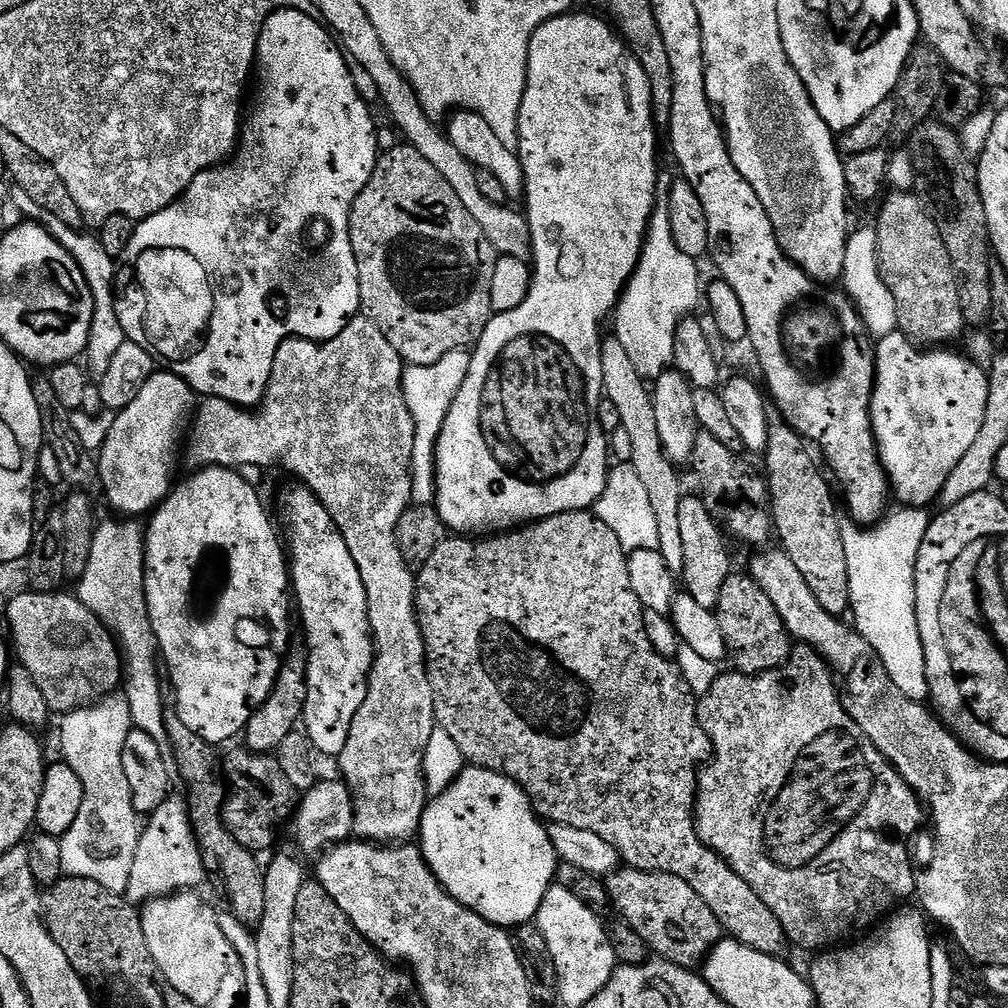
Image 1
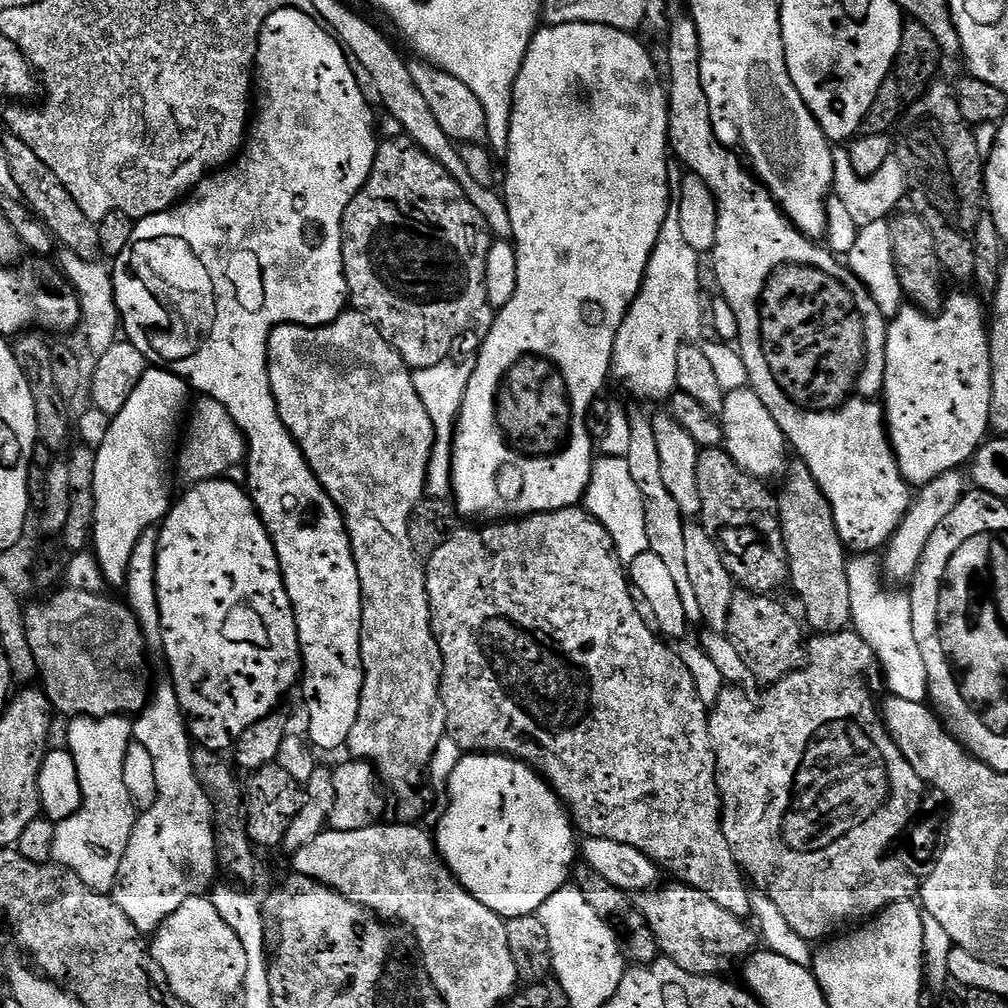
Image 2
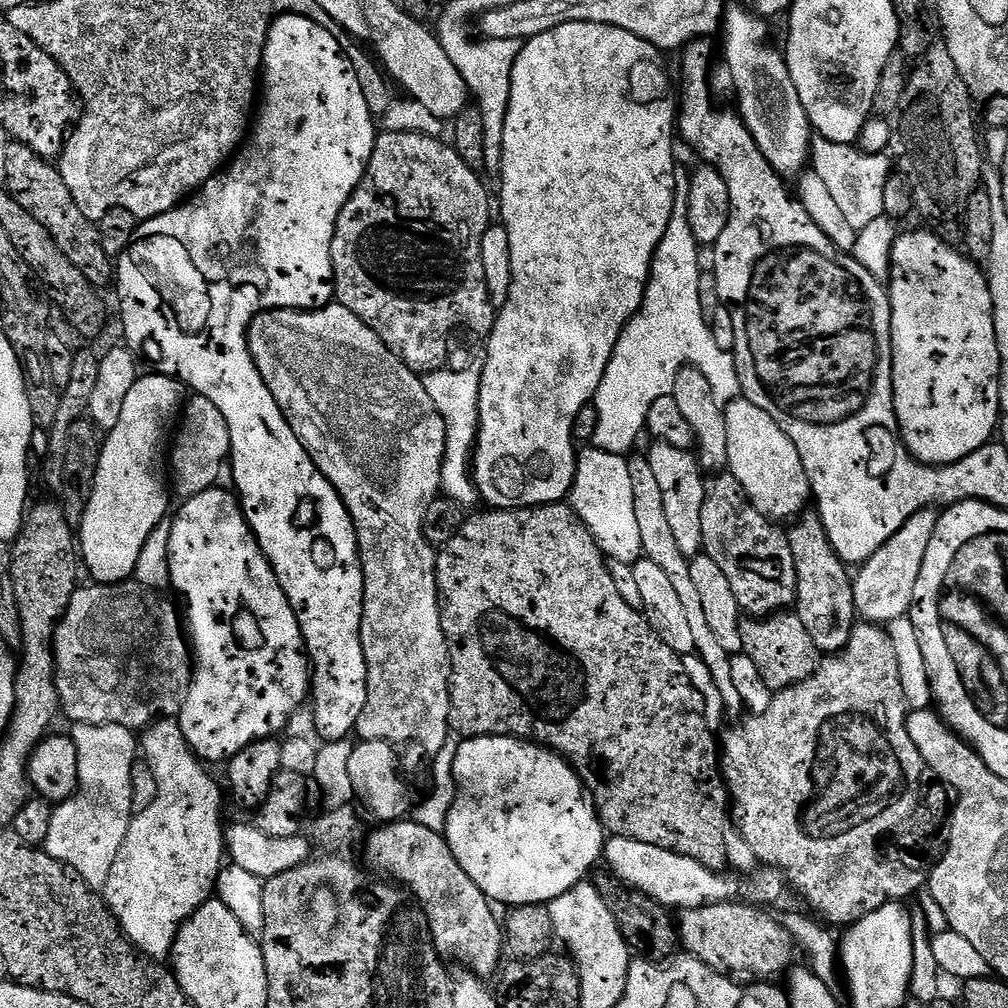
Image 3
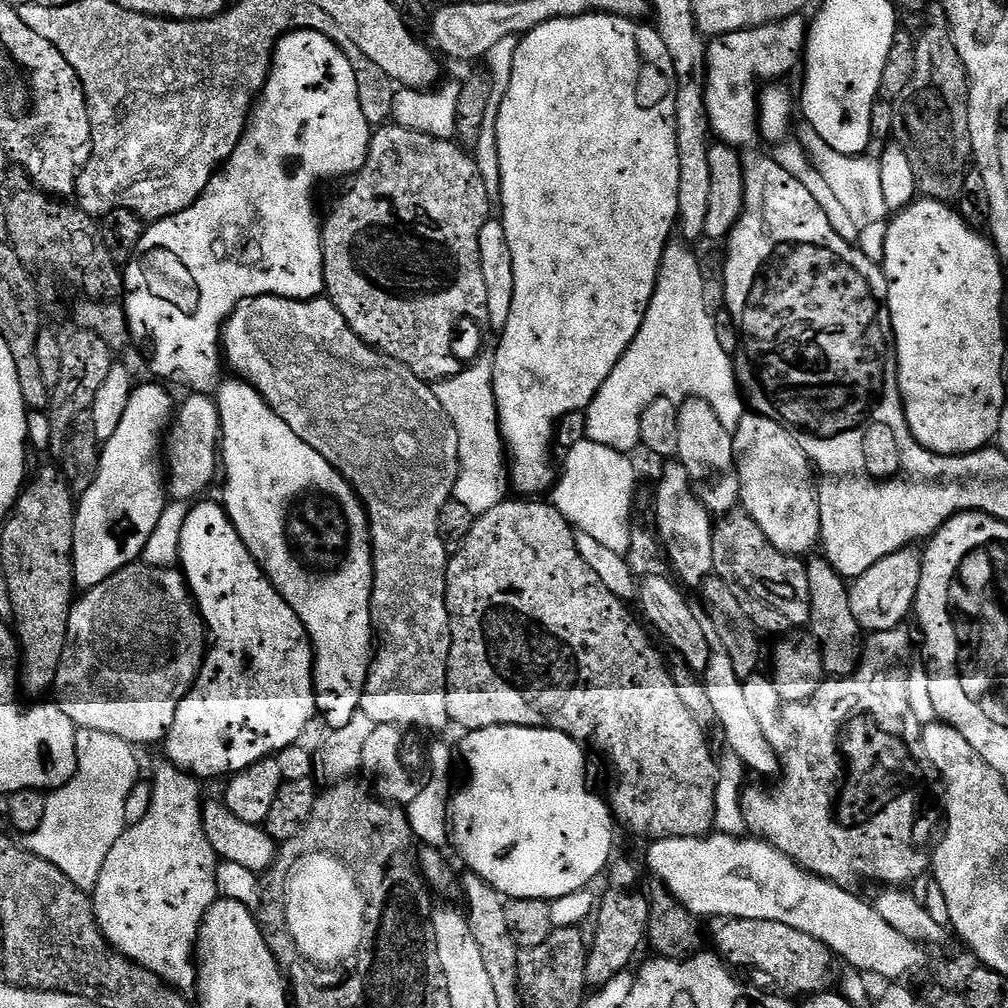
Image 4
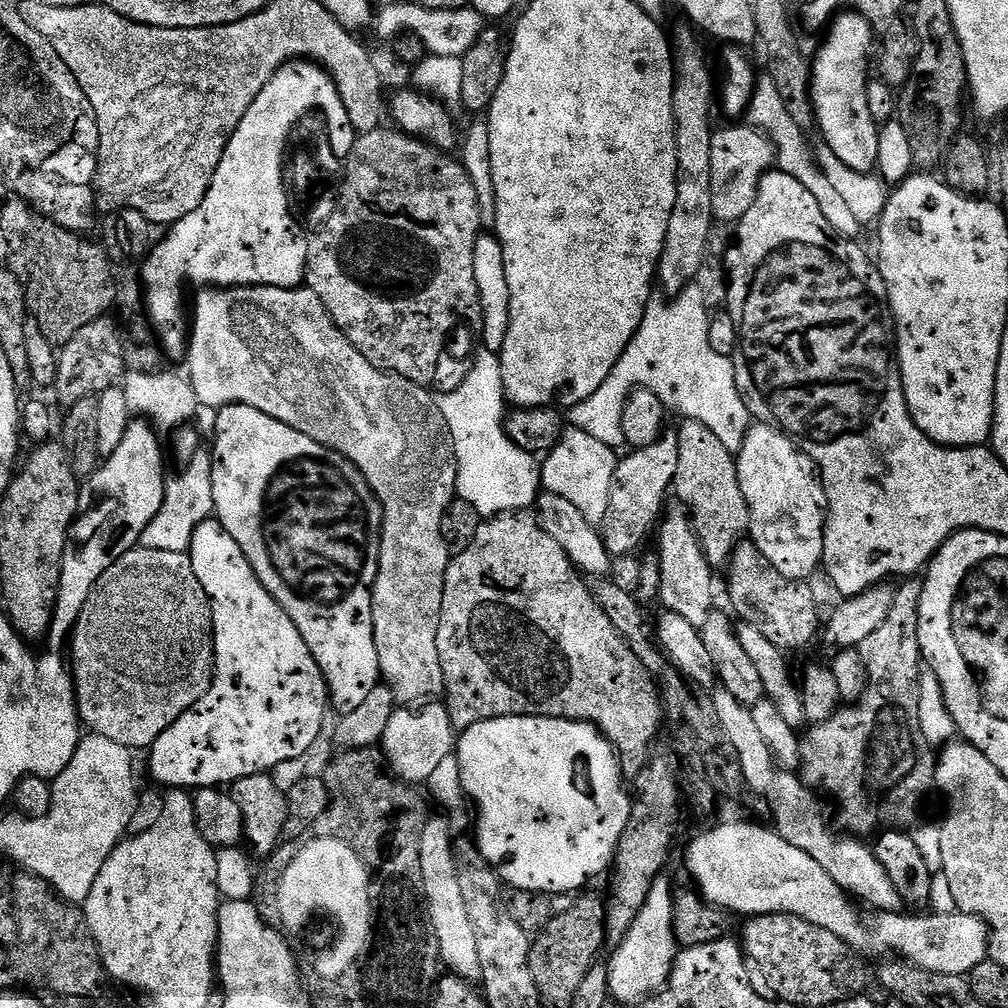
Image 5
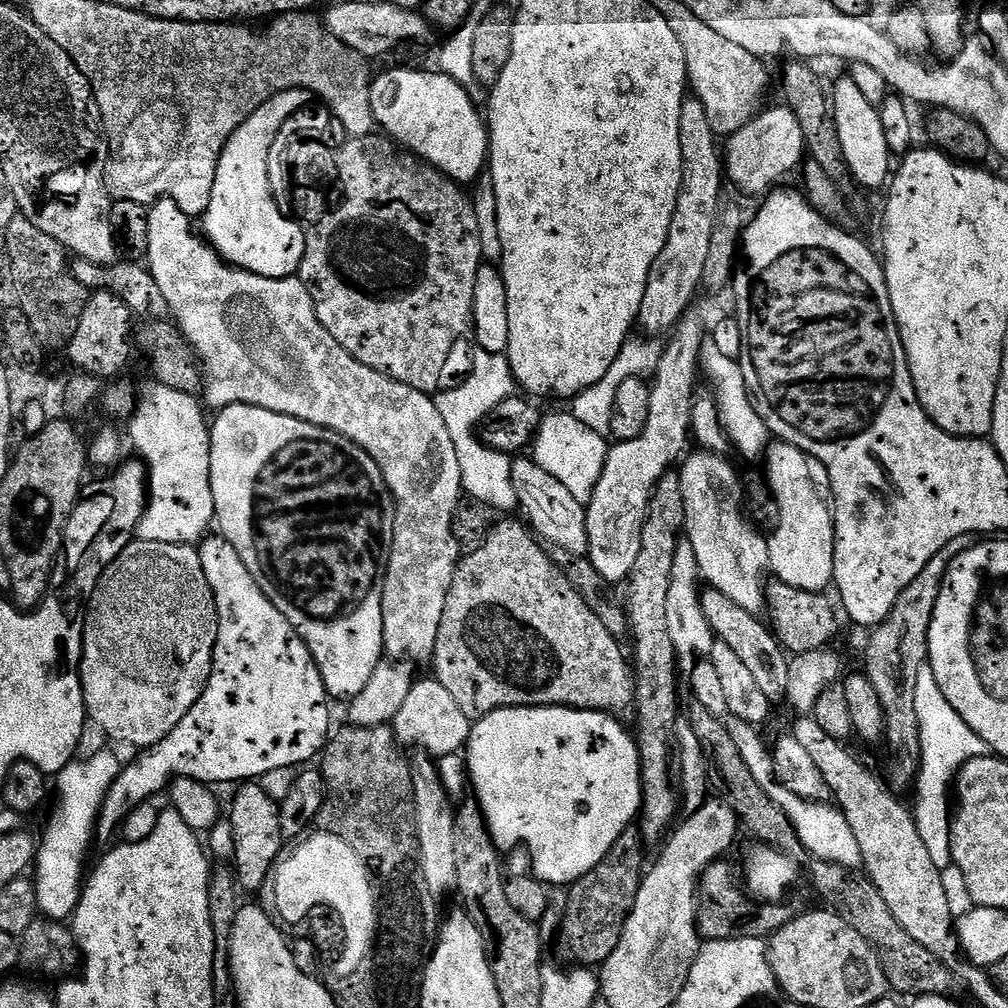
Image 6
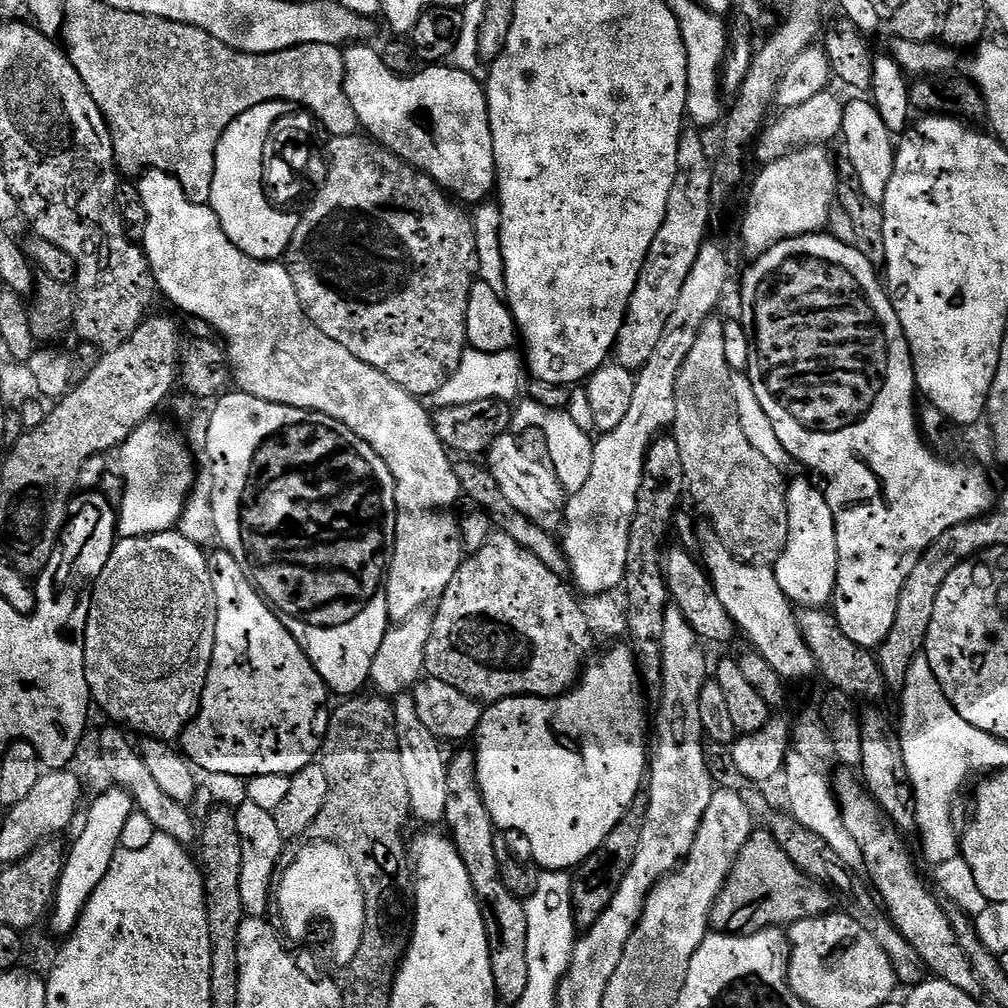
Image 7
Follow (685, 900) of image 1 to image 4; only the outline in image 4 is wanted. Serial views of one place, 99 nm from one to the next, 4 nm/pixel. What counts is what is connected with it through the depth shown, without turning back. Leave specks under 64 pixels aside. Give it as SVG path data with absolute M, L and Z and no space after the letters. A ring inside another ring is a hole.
M716 918L711 921L710 944L729 965L757 968L765 972L779 991L788 998L807 998L829 991L832 984L834 953L818 938L785 926L783 922L766 922L754 918Z

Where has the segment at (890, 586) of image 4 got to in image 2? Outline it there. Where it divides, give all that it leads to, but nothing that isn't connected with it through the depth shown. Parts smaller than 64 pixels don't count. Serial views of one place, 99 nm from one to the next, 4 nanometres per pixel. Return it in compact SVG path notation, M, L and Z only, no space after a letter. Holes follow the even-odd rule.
M956 469L932 479L913 495L907 514L896 528L896 533L888 541L886 551L883 553L885 556L882 556L882 564L887 575L889 572L896 580L911 581L916 574L916 567L920 565L922 554L926 550L926 542L930 542L934 530L938 530L938 526L942 526L942 522L946 522L946 517L958 506L958 502L967 491L967 475L961 469Z

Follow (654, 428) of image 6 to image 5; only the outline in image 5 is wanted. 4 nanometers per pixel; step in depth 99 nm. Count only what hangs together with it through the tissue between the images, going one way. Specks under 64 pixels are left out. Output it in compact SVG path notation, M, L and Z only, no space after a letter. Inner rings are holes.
M665 431L656 444L635 449L617 463L609 508L600 525L604 544L613 557L635 553L648 528L659 521L667 498L666 490L675 483L678 470L678 438L675 431Z

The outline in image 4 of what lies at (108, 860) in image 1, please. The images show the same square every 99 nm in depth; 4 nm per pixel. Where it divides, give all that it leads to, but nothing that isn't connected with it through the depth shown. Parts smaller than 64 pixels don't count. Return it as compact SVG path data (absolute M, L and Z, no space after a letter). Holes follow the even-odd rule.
M79 729L76 734L78 766L74 778L66 786L55 789L48 796L46 818L38 830L23 837L23 847L38 858L46 858L74 886L85 890L95 889L98 874L106 854L114 850L114 842L126 827L126 802L141 779L140 764L136 761L137 749L114 734L102 730Z

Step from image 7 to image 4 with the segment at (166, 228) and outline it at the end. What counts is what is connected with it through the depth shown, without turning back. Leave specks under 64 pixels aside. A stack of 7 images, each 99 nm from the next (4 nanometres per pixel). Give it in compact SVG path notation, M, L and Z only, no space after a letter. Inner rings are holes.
M259 296L253 300L244 300L228 316L228 321L224 323L222 329L222 356L233 368L235 375L241 380L247 380L252 387L260 391L260 396L273 408L358 494L358 498L364 503L364 509L368 515L368 525L372 535L372 626L374 629L374 655L372 657L372 668L368 672L368 681L362 694L360 712L370 718L374 725L395 724L401 730L408 728L425 728L428 732L440 732L444 727L449 727L450 721L446 710L446 690L448 688L448 655L452 645L452 635L448 629L448 607L444 601L446 594L446 570L450 559L449 549L444 543L444 539L438 534L438 514L442 512L442 506L453 499L456 491L456 479L460 473L460 459L458 458L458 436L454 430L454 422L442 410L442 402L438 402L435 387L427 380L420 380L402 362L394 358L385 356L383 352L377 352L375 348L368 345L338 314L338 310L332 301L327 298L317 298L314 300L287 300L281 296Z

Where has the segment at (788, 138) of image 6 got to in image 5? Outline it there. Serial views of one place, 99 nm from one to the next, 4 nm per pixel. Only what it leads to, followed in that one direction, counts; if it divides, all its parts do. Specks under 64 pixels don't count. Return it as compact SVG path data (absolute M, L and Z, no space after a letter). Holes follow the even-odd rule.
M743 126L744 128L724 128L713 131L710 142L710 202L712 215L721 225L735 226L742 218L746 218L750 206L754 206L754 198L758 198L758 186L768 172L773 171L777 163L776 147L772 140L759 128Z

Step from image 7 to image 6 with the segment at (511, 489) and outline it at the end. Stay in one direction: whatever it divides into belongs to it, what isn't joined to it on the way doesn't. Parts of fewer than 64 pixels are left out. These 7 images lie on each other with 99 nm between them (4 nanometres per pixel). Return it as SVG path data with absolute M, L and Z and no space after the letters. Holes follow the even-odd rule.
M526 456L517 457L513 461L511 480L516 490L519 509L524 512L529 527L541 541L579 556L587 553L586 509L583 503L576 500L554 476Z

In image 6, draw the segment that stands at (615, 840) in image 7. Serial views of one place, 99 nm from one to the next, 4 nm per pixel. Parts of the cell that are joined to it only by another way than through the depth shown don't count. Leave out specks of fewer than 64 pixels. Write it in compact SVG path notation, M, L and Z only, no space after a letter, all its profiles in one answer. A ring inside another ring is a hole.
M639 827L627 828L618 838L618 842L614 842L614 846L610 846L610 854L606 854L606 858L602 858L602 862L598 862L598 866L594 866L594 870L590 870L590 874L582 874L582 878L575 880L567 889L568 901L564 904L564 916L562 912L558 933L560 932L569 954L576 959L573 961L577 965L600 966L610 958L610 954L614 954L614 946L618 946L628 911L634 906L634 898L638 894L642 873L646 868L644 847L646 844L642 839Z

